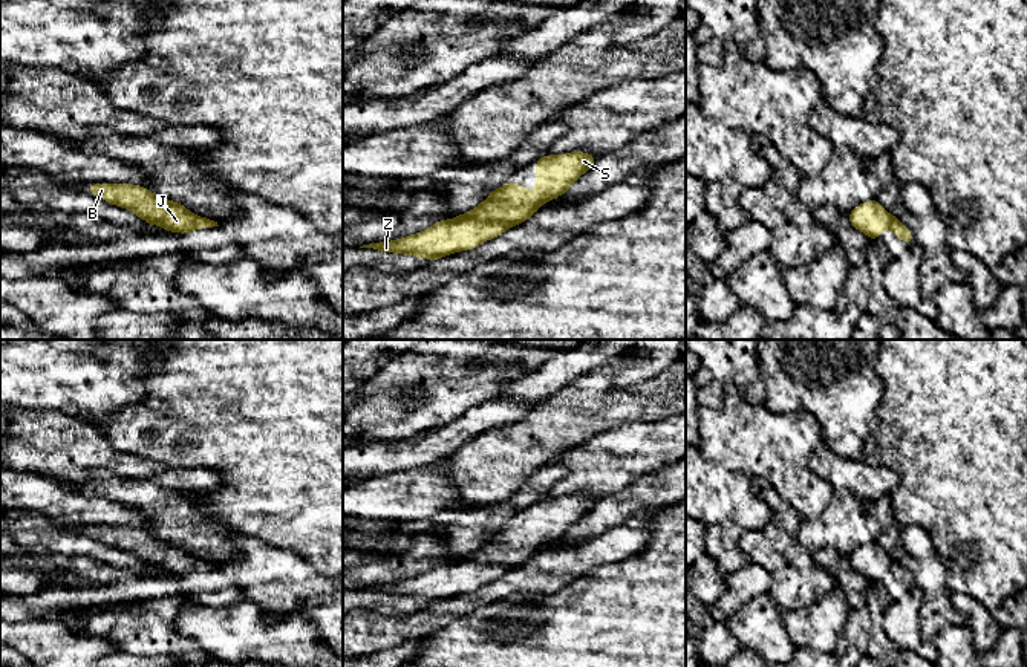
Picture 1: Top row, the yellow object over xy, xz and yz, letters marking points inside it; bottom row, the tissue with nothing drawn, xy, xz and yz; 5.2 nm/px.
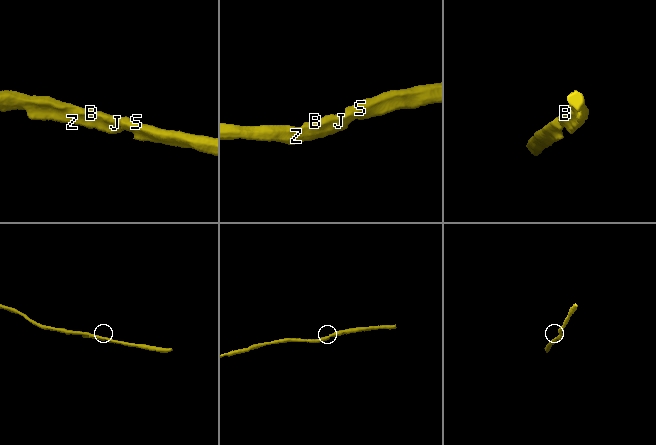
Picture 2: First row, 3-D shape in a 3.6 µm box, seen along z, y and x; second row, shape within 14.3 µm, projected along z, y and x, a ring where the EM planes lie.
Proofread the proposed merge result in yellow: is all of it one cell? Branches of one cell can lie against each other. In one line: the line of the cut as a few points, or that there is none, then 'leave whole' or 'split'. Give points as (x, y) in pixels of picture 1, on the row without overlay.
cut none; leave whole

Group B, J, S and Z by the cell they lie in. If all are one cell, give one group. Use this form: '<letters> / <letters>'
B J S Z

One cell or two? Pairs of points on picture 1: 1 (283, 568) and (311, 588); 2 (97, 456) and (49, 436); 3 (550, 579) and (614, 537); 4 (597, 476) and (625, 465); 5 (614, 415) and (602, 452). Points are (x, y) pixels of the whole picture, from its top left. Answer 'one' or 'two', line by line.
1: one
2: one
3: one
4: one
5: two

